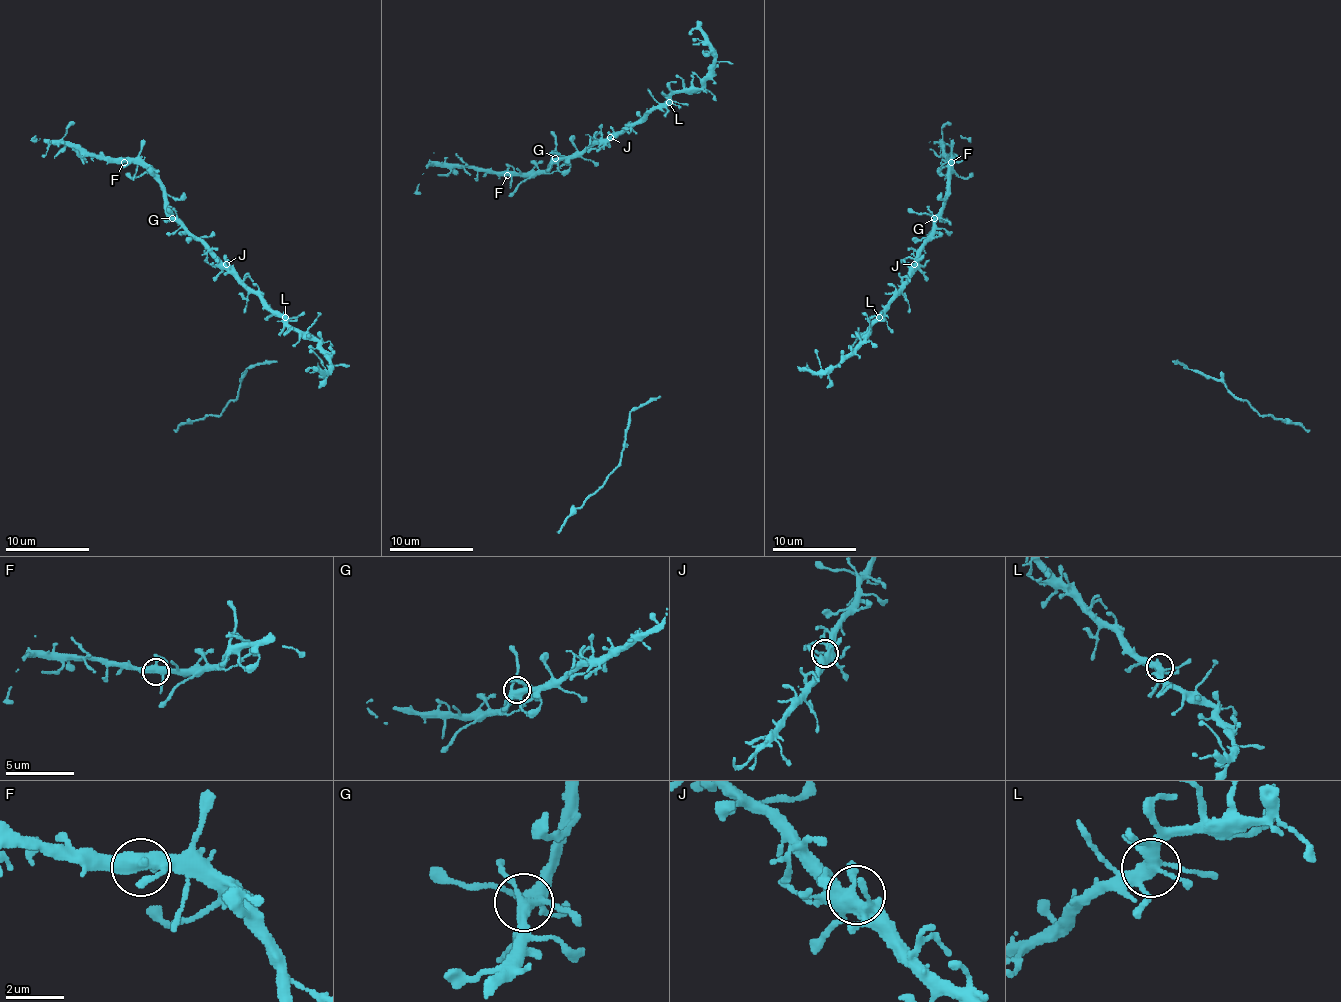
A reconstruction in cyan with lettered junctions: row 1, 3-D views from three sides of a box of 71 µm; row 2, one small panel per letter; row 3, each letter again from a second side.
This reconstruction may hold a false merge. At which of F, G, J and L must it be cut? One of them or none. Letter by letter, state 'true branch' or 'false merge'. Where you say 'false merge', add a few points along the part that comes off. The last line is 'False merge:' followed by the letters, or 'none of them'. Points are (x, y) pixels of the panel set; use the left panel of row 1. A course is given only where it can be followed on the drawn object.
F: true branch
G: true branch
J: true branch
L: true branch
False merge: none of them

